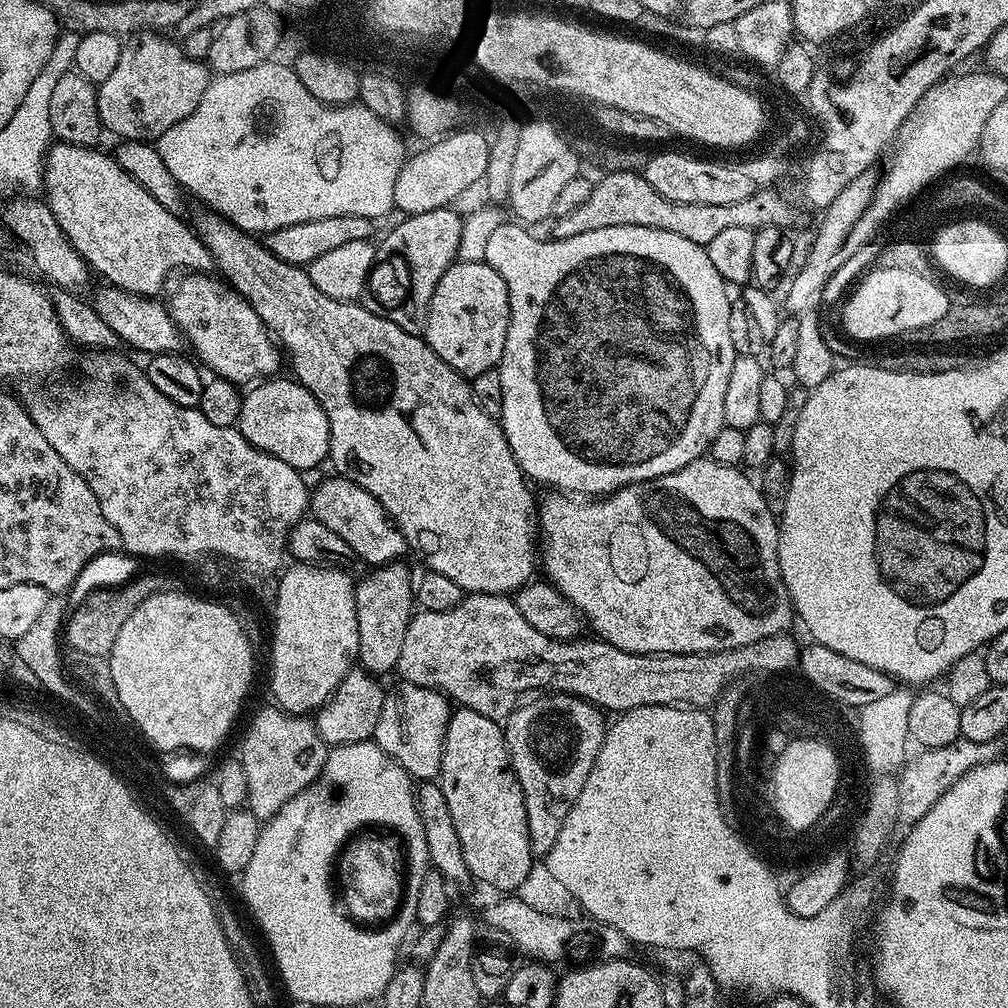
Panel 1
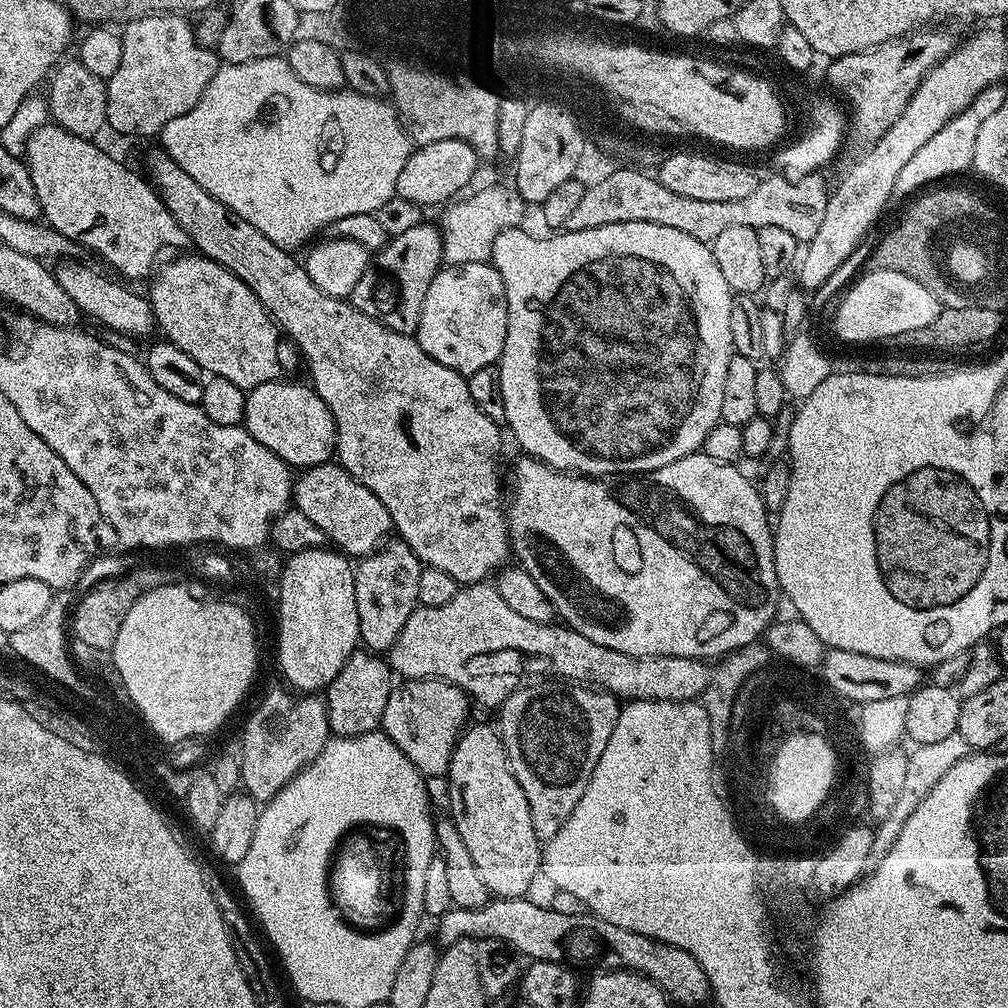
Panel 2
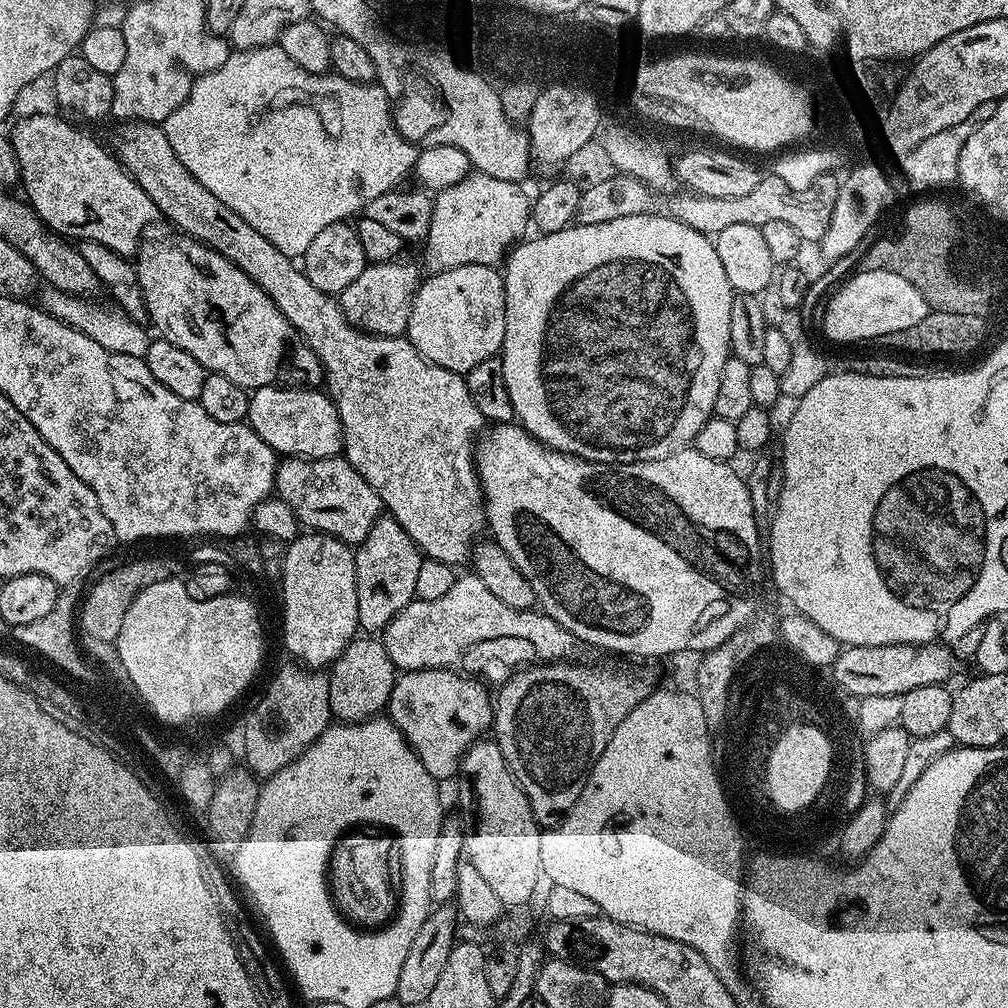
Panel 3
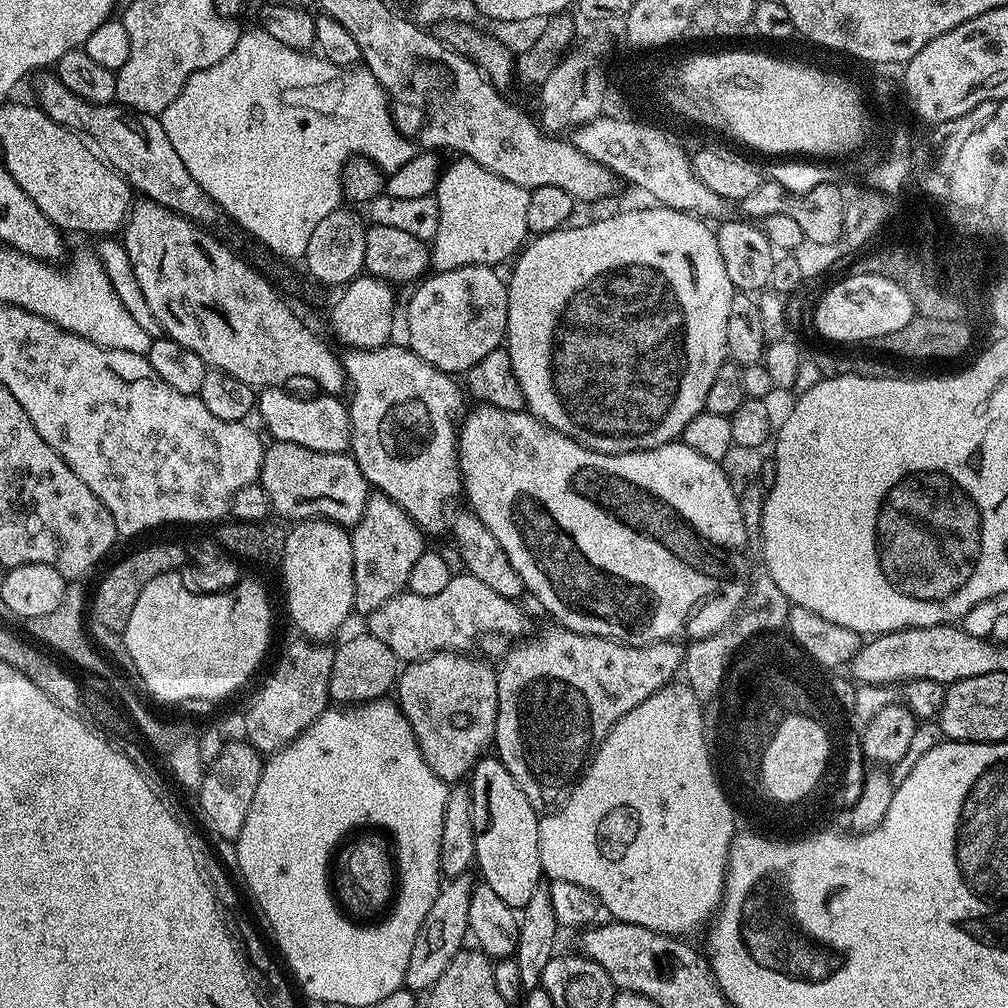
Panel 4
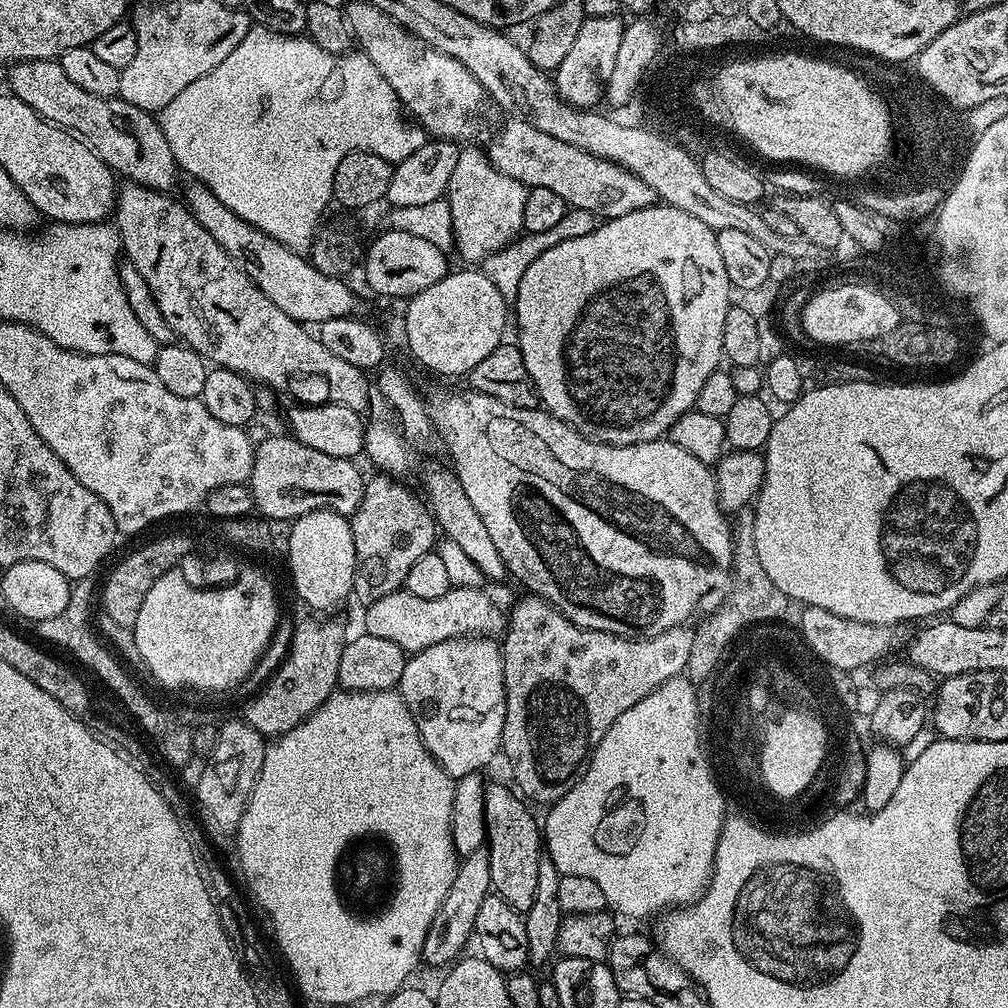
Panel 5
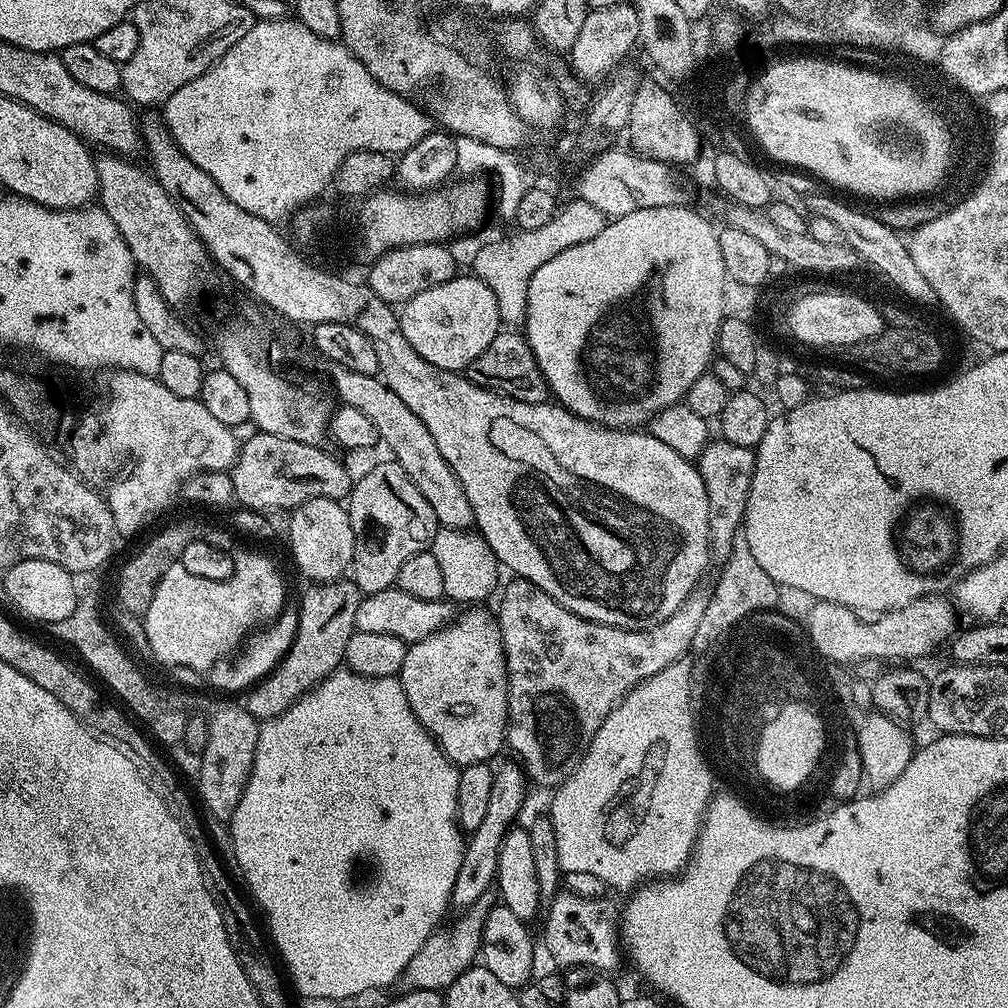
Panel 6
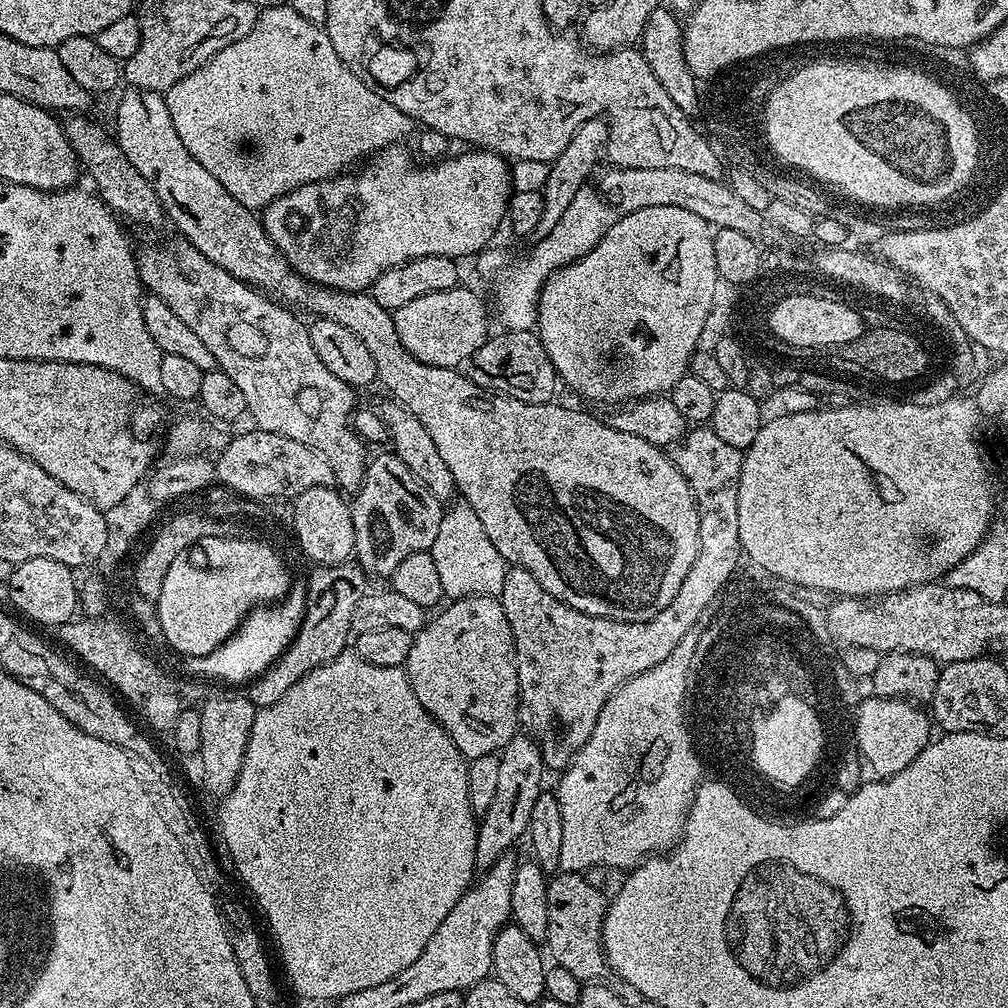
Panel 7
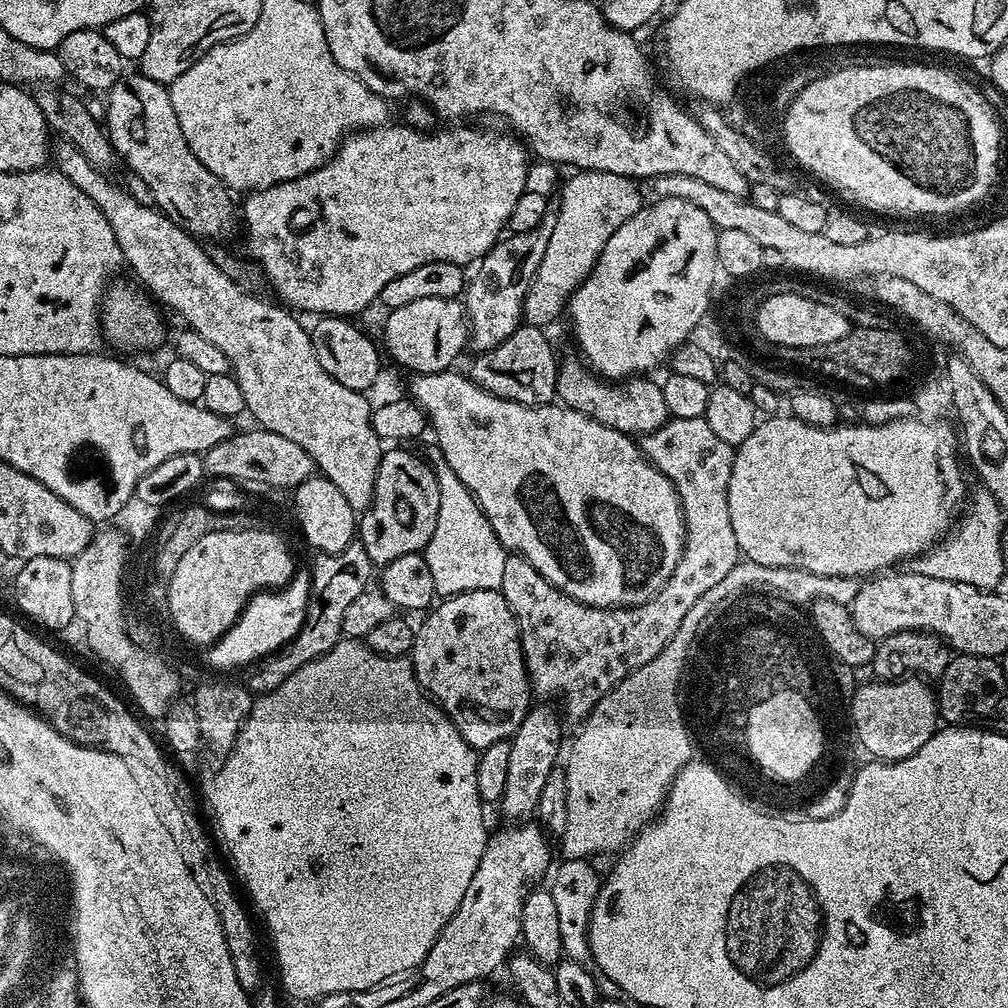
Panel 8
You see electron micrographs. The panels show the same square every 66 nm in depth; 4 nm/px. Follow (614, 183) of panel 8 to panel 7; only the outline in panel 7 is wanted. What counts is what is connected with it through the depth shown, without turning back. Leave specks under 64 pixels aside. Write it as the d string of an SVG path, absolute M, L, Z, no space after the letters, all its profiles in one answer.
M582 187L566 209L566 214L558 221L558 226L546 237L539 237L534 250L528 255L514 257L510 250L504 250L495 244L489 245L477 253L476 270L486 280L496 294L496 308L506 330L526 329L531 331L536 325L536 306L540 303L540 291L545 280L559 268L565 268L573 260L581 260L615 225L618 212L604 199L595 187Z

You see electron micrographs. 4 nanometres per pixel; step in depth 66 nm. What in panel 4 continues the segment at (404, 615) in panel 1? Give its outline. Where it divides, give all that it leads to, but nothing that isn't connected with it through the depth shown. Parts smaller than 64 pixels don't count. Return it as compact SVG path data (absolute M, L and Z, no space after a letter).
M369 495L366 510L350 532L354 554L354 586L357 613L372 613L408 587L414 562L426 551L425 533L389 496Z

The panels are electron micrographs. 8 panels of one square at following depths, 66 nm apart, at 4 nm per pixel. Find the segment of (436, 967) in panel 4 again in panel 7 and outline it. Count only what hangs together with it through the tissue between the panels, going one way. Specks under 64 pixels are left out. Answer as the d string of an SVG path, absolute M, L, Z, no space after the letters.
M518 734L505 748L500 749L498 762L498 787L490 802L490 810L482 814L476 830L476 867L489 868L509 851L508 847L528 830L531 811L545 787L544 755L536 741L527 734Z

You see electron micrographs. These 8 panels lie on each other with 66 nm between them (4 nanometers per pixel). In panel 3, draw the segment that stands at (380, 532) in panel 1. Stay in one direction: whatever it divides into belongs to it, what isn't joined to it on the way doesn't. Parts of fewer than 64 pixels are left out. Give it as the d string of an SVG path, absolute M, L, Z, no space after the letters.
M343 455L307 460L301 456L281 459L276 466L275 495L294 510L305 529L324 532L349 546L358 546L382 515L378 494L350 466Z

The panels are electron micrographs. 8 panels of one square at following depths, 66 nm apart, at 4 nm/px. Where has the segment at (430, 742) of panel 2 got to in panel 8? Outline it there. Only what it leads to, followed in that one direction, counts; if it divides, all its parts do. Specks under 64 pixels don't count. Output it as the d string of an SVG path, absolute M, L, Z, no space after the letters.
M495 588L463 592L441 599L424 618L416 628L410 653L410 663L421 688L443 708L458 734L472 748L483 750L494 742L511 738L526 718L534 693L528 682L524 651L520 649L520 629L506 598Z

